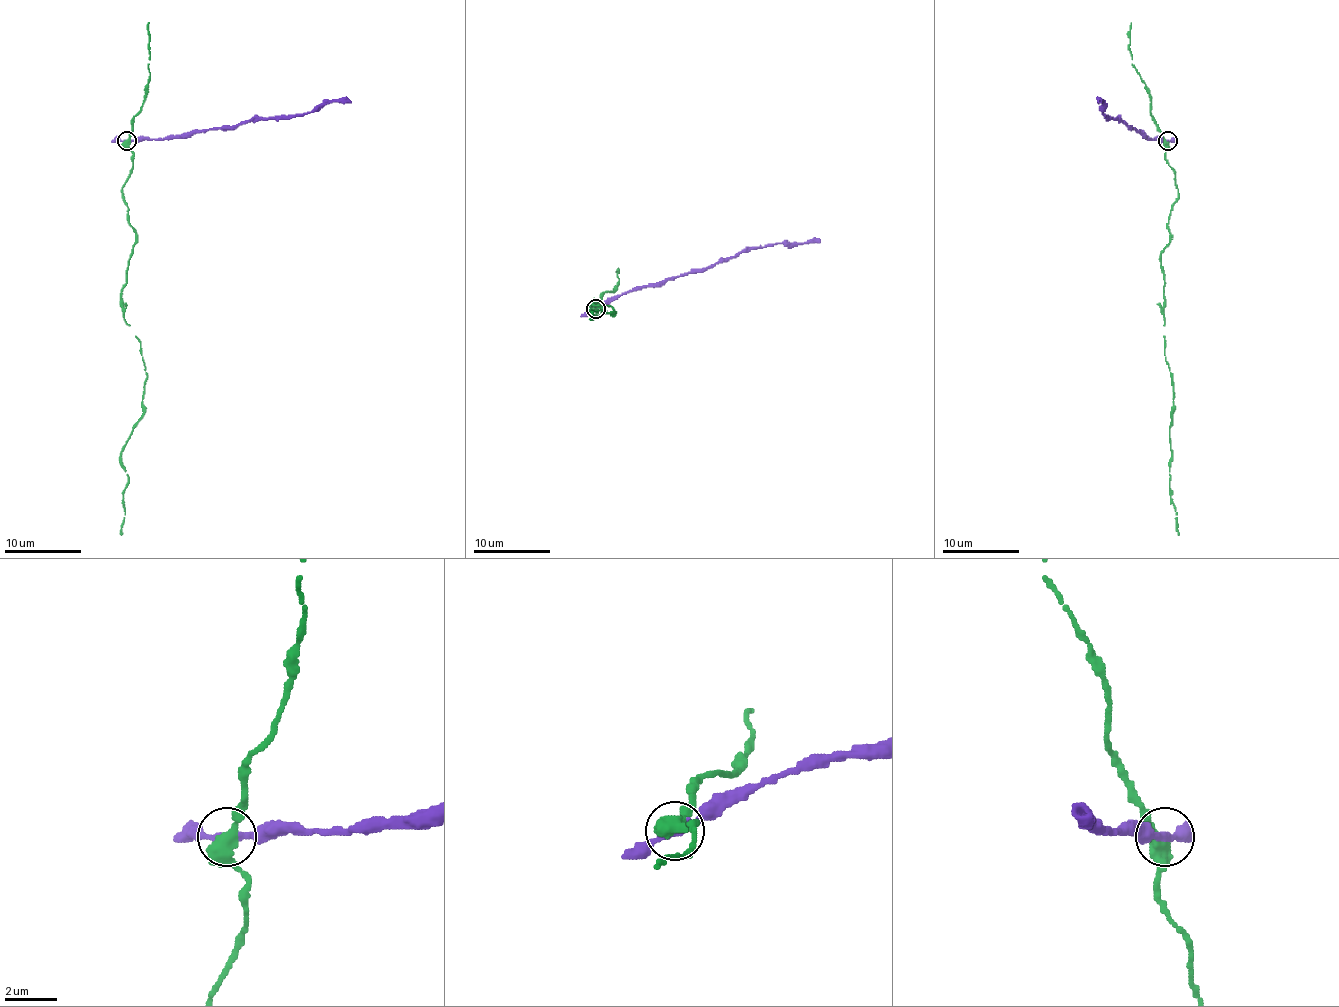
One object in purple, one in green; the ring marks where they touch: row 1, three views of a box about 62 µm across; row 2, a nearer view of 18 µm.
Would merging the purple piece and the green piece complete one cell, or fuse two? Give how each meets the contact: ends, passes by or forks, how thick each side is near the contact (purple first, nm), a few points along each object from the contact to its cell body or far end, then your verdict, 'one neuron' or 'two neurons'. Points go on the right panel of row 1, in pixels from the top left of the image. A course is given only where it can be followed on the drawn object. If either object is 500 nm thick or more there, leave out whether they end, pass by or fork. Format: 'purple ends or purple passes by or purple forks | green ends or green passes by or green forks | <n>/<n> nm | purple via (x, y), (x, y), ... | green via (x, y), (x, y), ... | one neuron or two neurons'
purple passes by | green passes by | 280/440 nm | purple via (1168, 141), (1150, 139), (1120, 118), (1110, 118), (1102, 112), (1102, 101), (1097, 101) | green via (1168, 141), (1177, 197), (1168, 220), (1170, 243), (1160, 254), (1174, 383), (1170, 500), (1179, 535) | two neurons

